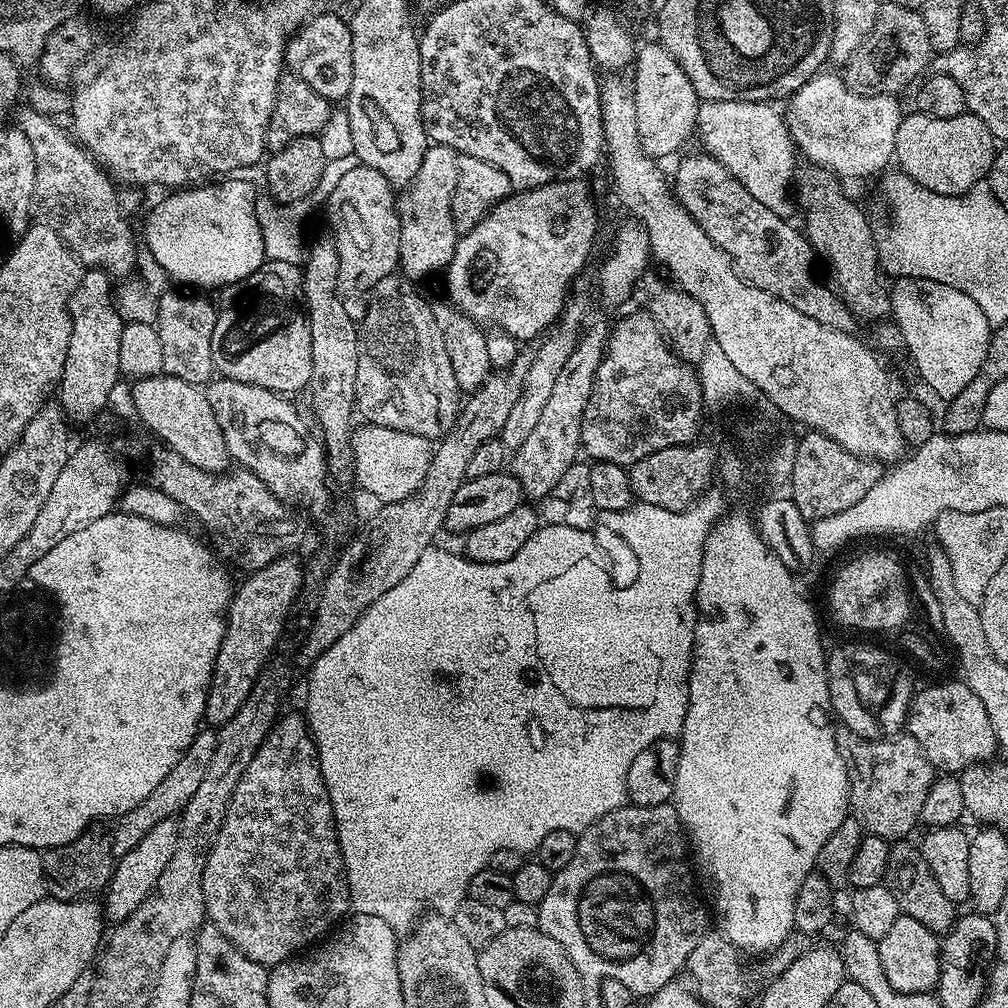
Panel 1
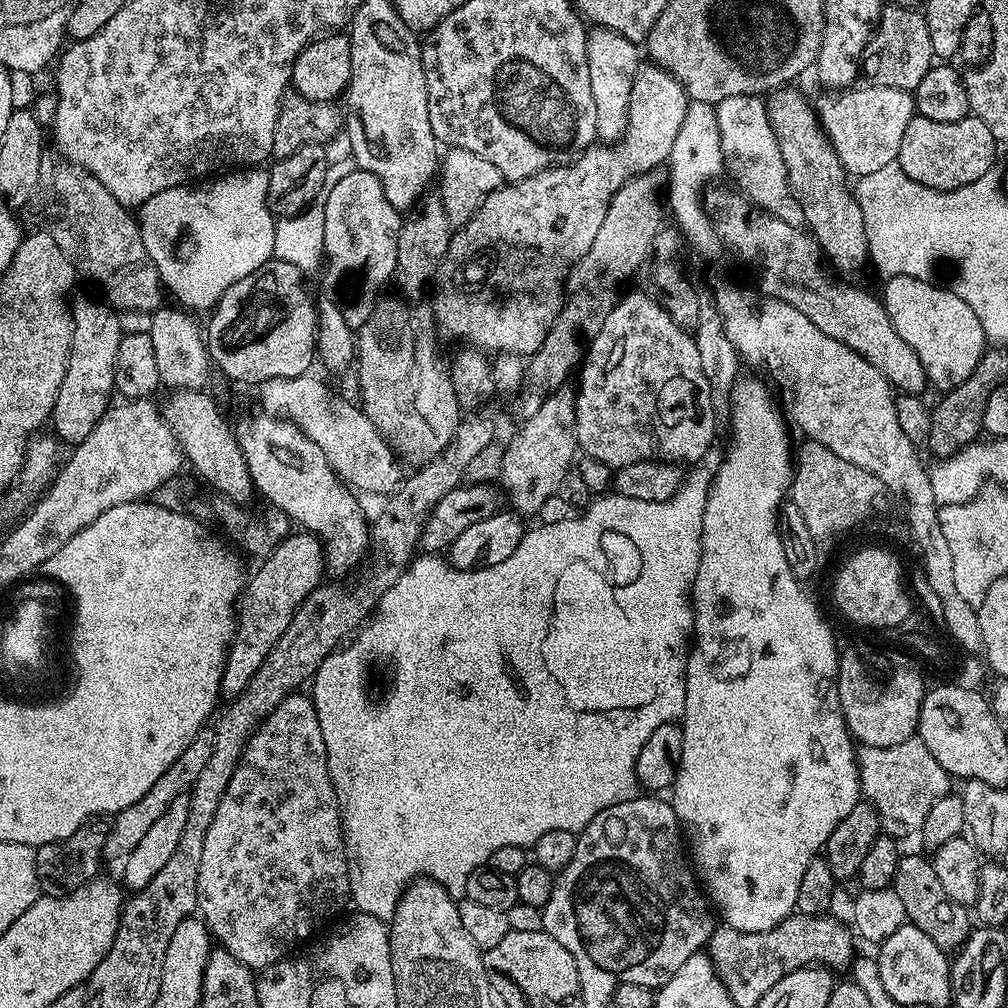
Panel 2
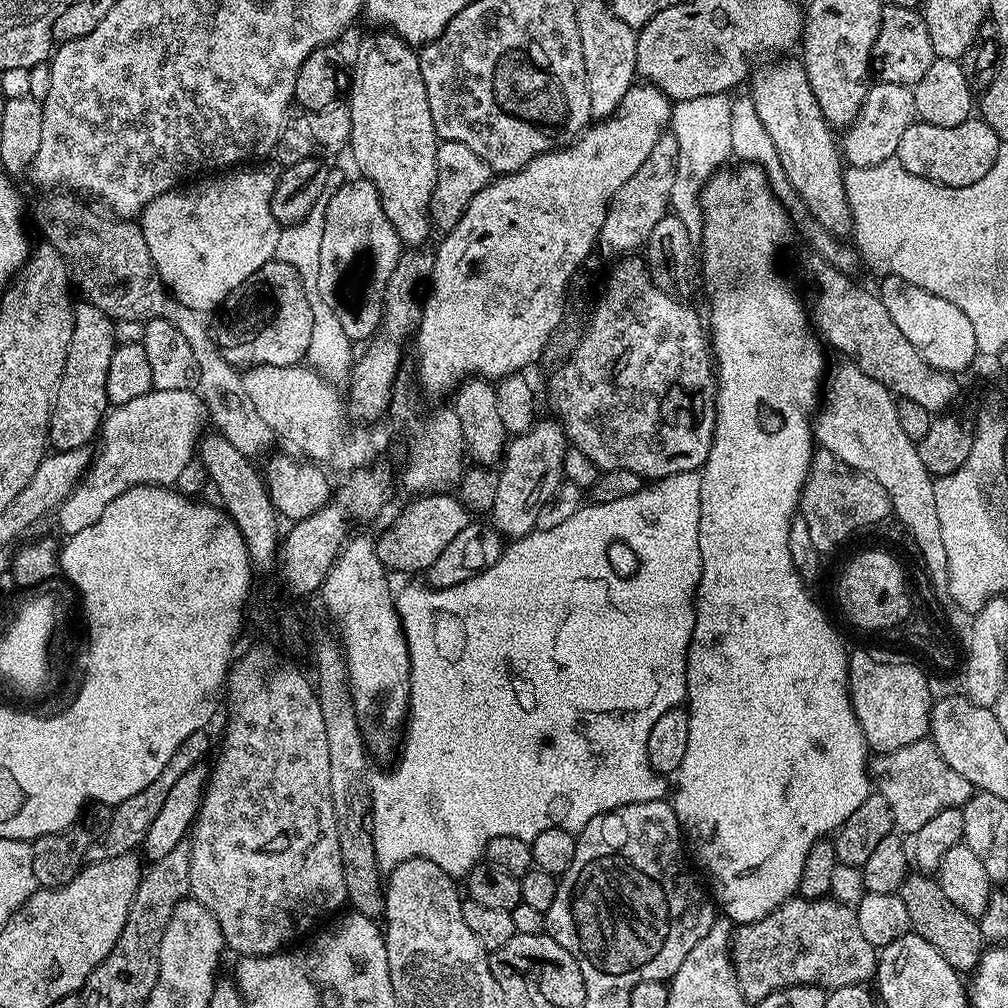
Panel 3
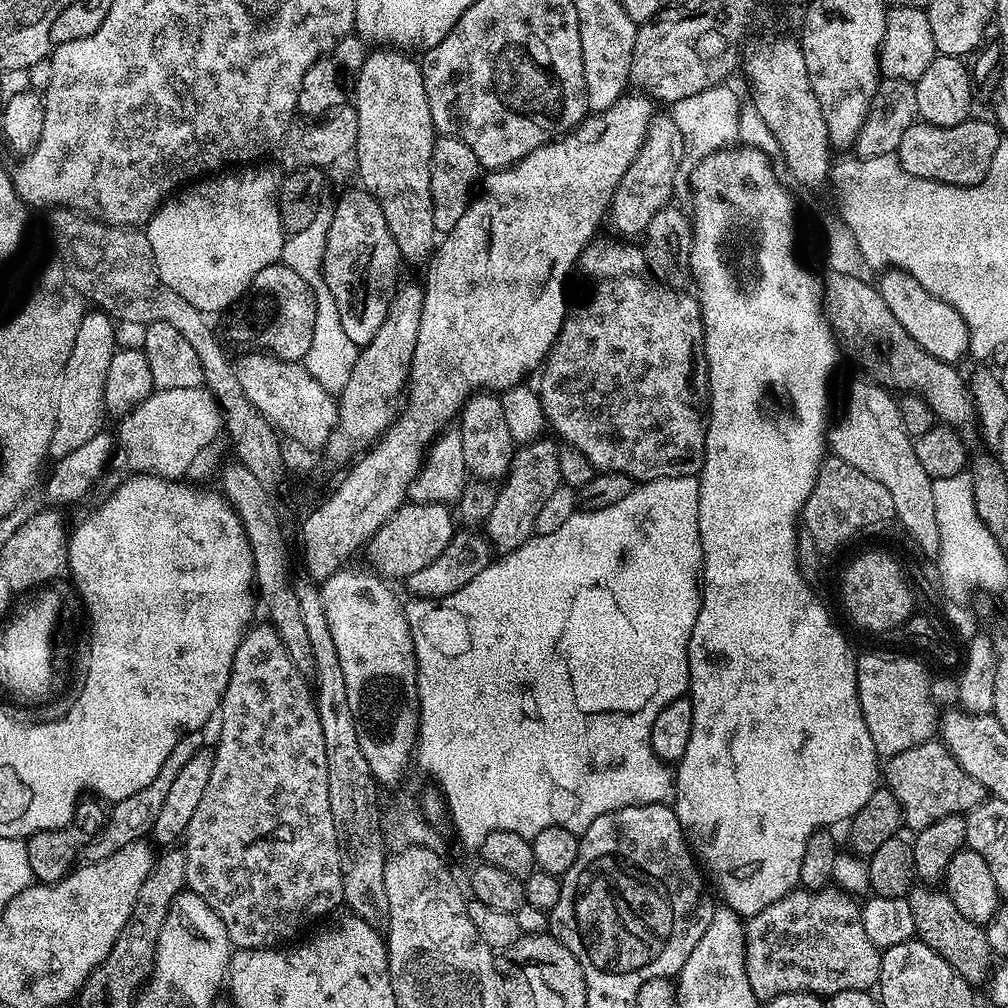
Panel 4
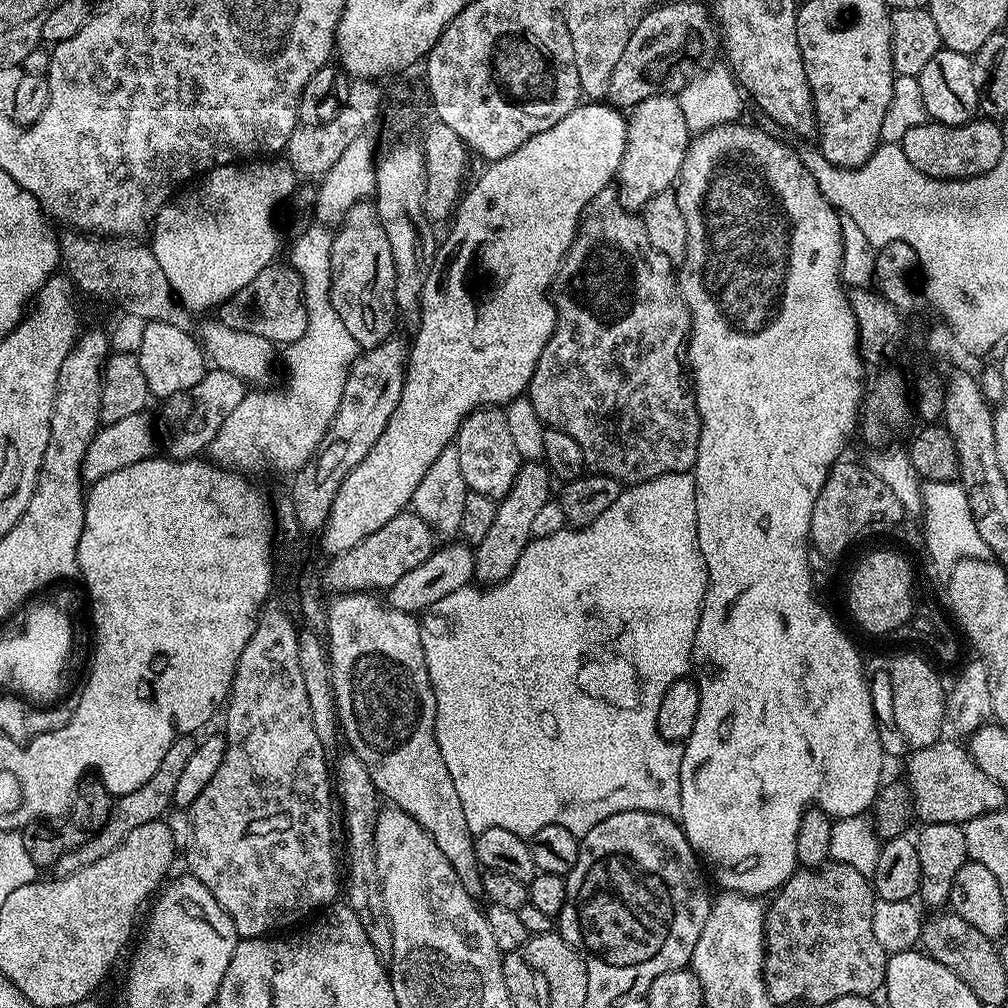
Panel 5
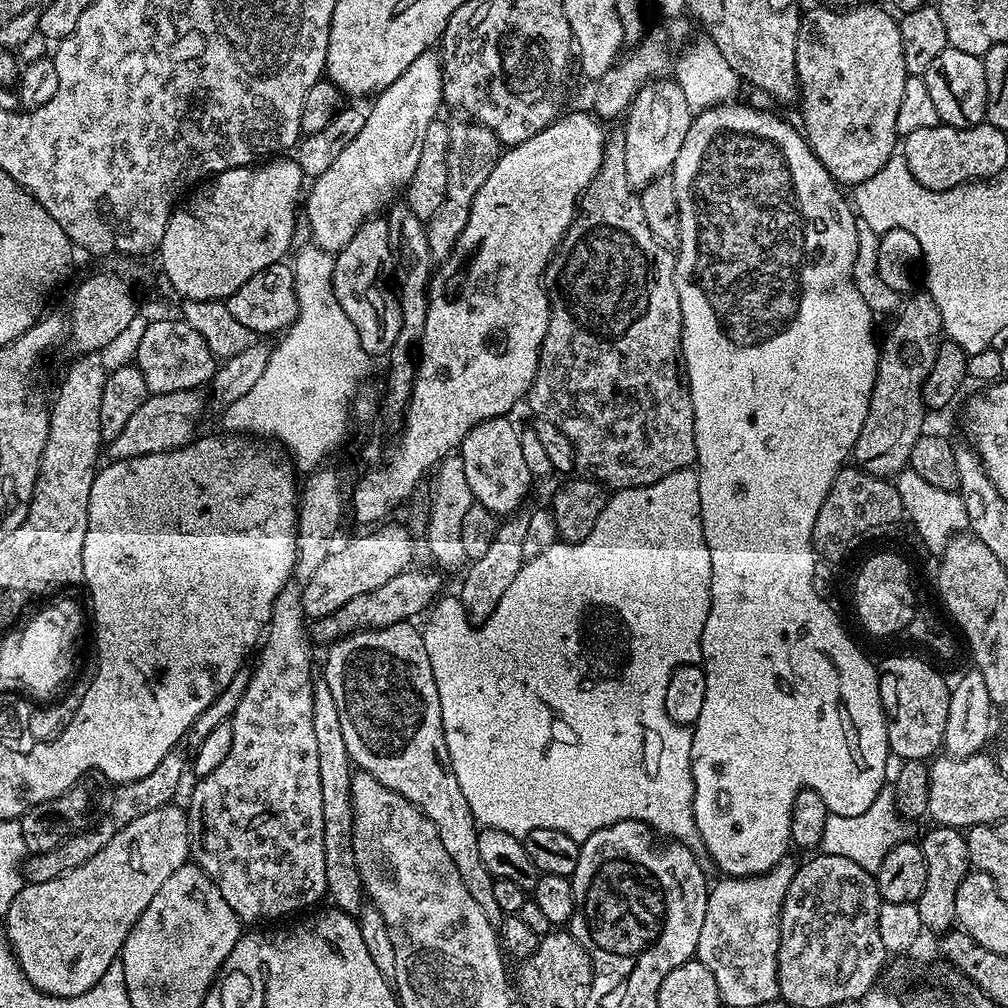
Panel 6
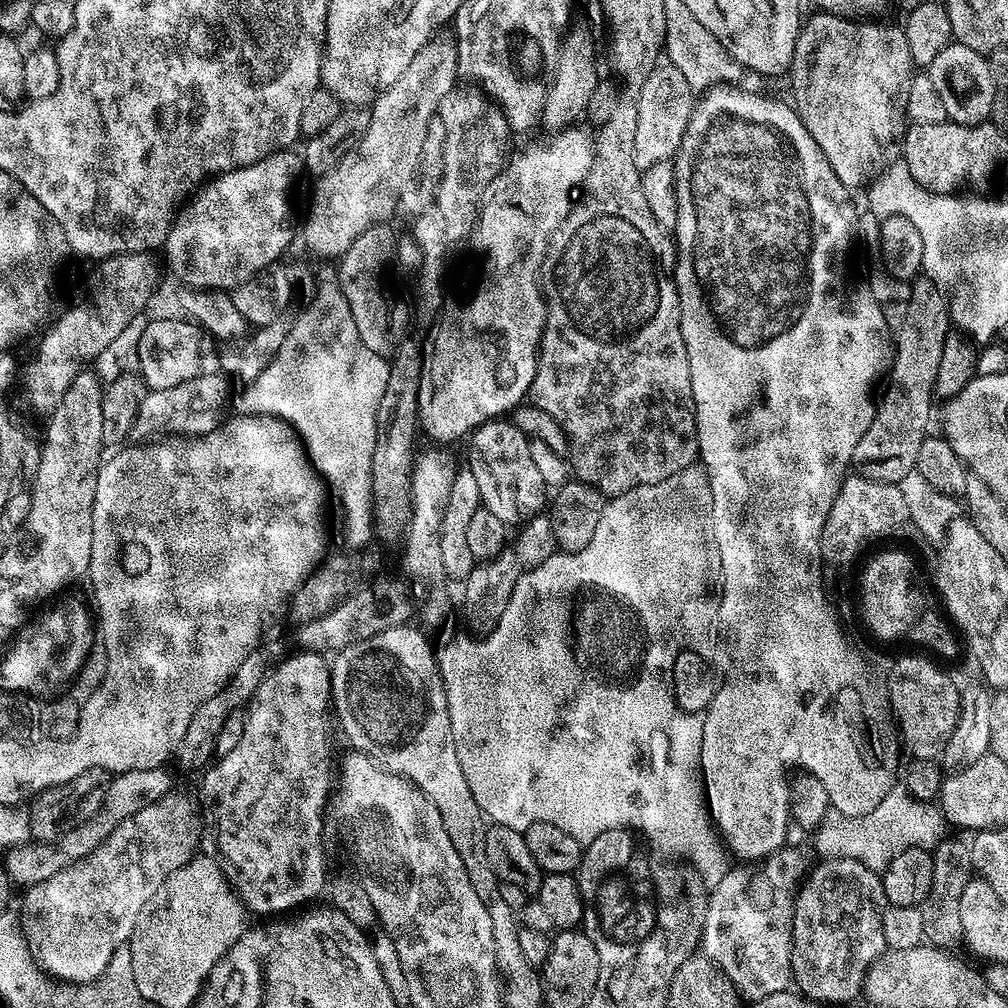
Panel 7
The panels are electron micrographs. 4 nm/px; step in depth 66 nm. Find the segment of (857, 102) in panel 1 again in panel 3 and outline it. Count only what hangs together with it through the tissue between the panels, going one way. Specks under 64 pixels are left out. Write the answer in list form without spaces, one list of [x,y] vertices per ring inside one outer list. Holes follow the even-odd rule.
[[[873,83],[860,107],[856,119],[848,125],[842,136],[842,156],[854,167],[876,166],[880,162],[895,157],[902,133],[917,123],[914,94],[907,84]]]

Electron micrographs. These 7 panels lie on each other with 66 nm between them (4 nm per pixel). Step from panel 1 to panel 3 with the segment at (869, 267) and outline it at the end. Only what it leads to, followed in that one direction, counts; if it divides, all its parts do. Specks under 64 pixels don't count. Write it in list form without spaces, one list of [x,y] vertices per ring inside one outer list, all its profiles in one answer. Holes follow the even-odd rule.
[[[799,59],[780,60],[777,64],[758,68],[750,80],[750,97],[762,125],[770,134],[790,186],[806,202],[813,218],[829,232],[851,233],[852,216],[843,186],[842,156],[838,151],[838,140],[837,137],[836,140],[832,137],[834,129],[826,122],[822,106],[818,106],[818,98],[814,98],[814,90],[810,90],[803,63]]]

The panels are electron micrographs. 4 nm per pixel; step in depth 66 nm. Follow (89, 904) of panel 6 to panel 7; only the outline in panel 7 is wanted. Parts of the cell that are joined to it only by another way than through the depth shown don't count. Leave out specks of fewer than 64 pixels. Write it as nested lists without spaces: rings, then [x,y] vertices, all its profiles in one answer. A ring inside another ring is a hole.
[[[173,790],[114,826],[89,856],[72,861],[46,882],[31,885],[20,904],[18,919],[40,968],[62,982],[97,981],[116,948],[127,945],[134,922],[154,890],[197,855],[201,831],[202,820],[194,811],[193,797],[191,800]]]

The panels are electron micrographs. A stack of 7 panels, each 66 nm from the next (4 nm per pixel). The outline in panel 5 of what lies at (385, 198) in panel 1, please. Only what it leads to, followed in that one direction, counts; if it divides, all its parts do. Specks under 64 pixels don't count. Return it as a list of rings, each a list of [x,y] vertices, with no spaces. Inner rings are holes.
[[[371,199],[359,200],[354,206],[350,206],[350,210],[335,229],[330,250],[330,270],[334,310],[338,310],[338,318],[346,322],[346,330],[354,334],[354,342],[357,346],[367,350],[389,339],[393,335],[392,327],[395,326],[396,320],[398,324],[396,299],[392,293],[394,254],[390,254],[390,242],[386,238],[386,230],[382,230],[378,210]]]

